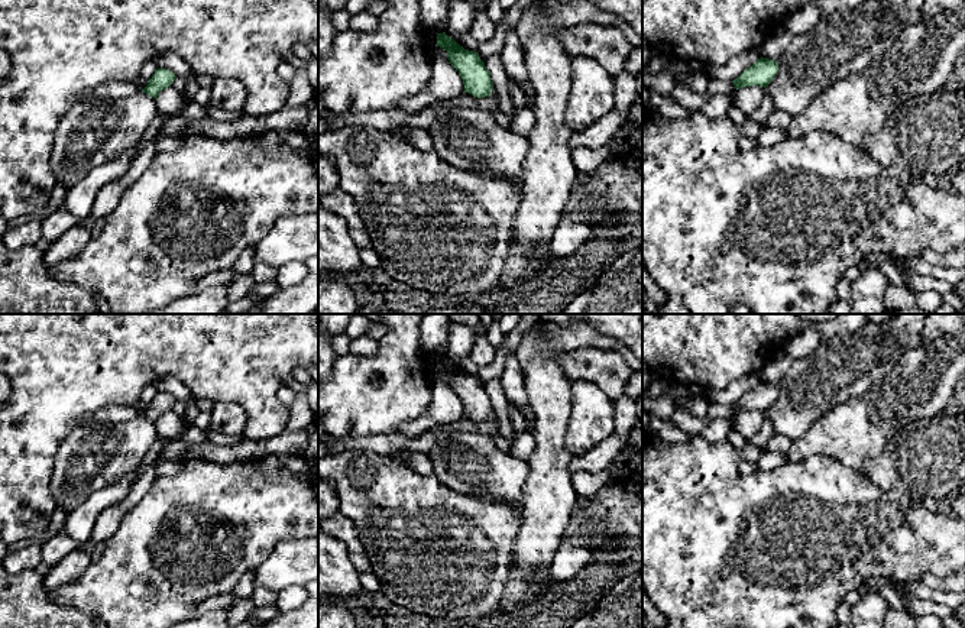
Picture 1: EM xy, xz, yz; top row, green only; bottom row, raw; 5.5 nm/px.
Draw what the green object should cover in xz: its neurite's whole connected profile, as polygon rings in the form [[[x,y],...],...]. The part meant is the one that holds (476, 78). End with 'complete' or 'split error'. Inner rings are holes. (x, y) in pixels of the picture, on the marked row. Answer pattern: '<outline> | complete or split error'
[[[446,32],[438,33],[437,46],[441,46],[447,52],[450,64],[459,71],[463,80],[466,93],[477,98],[490,96],[493,90],[490,72],[477,52],[464,49],[447,36]]] | complete

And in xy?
[[[158,68],[142,91],[158,100],[159,93],[171,87],[175,78],[177,75],[172,71]]] | complete

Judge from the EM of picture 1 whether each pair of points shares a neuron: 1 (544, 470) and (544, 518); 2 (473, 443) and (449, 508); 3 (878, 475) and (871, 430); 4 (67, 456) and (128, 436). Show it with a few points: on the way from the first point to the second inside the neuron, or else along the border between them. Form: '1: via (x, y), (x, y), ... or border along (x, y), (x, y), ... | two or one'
1: via (544, 482), (544, 507) | one
2: border along (434, 473), (459, 492), (485, 495), (489, 499) | two
3: border along (897, 430), (886, 447), (865, 463), (864, 475) | two
4: via (81, 455), (87, 455), (91, 450), (113, 449) | one

